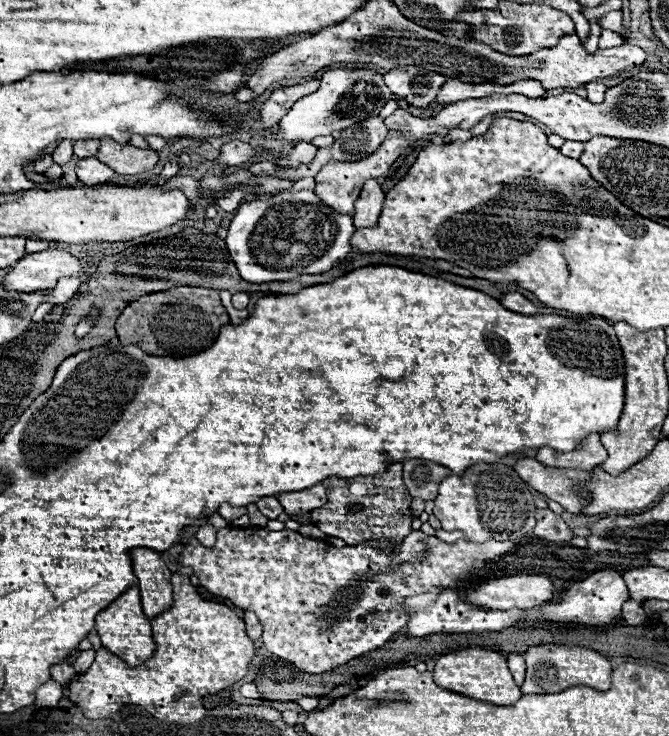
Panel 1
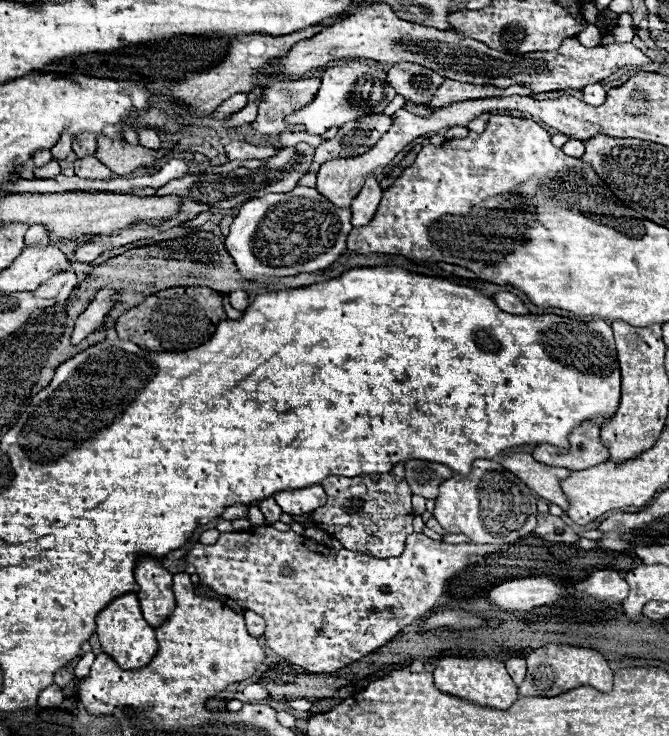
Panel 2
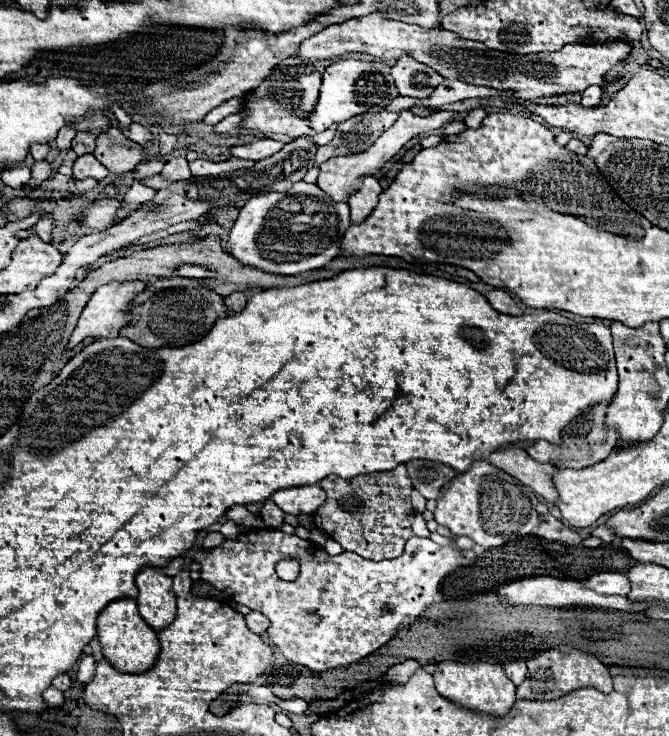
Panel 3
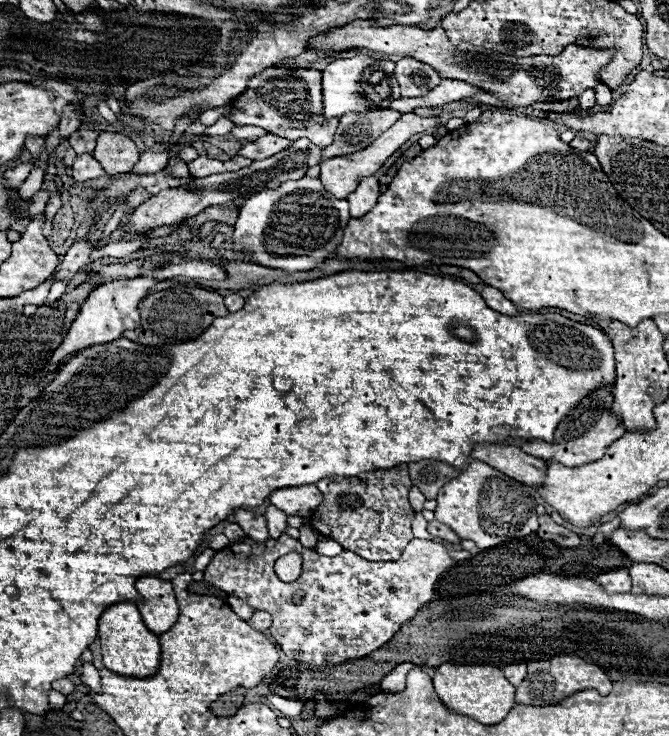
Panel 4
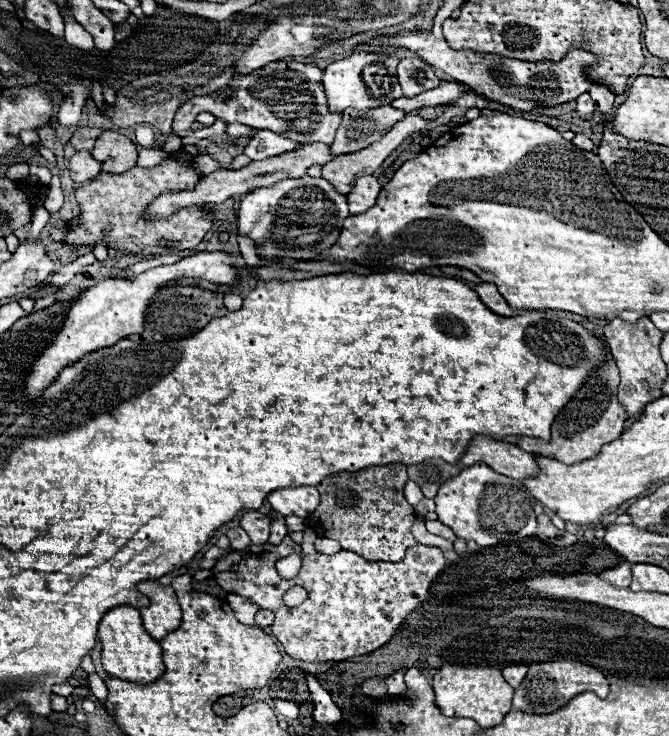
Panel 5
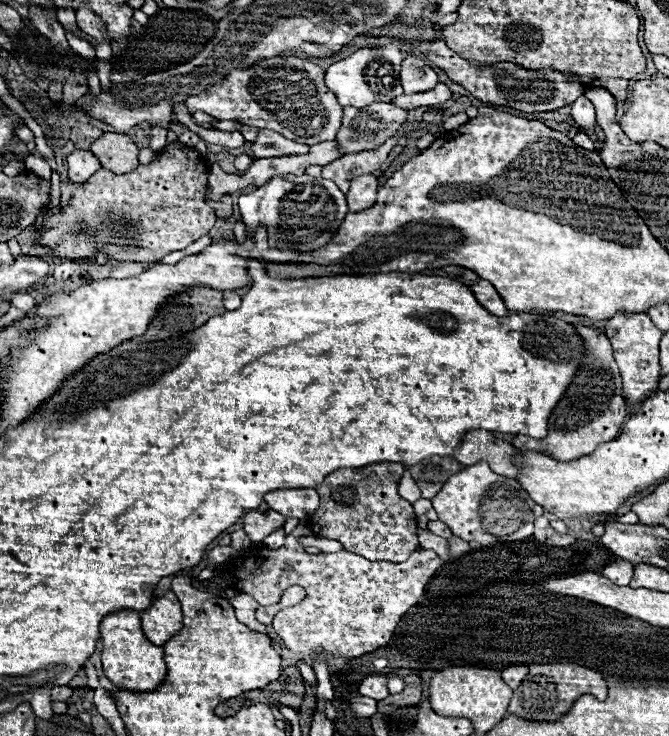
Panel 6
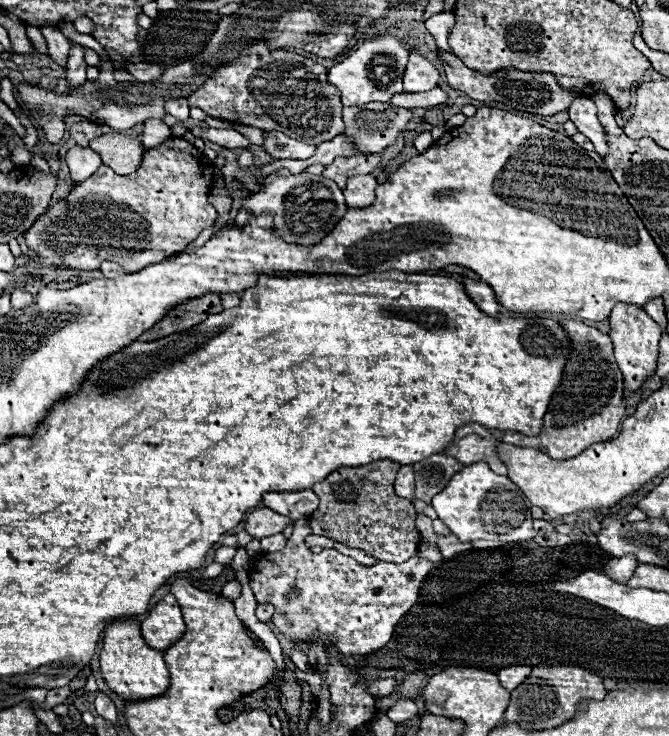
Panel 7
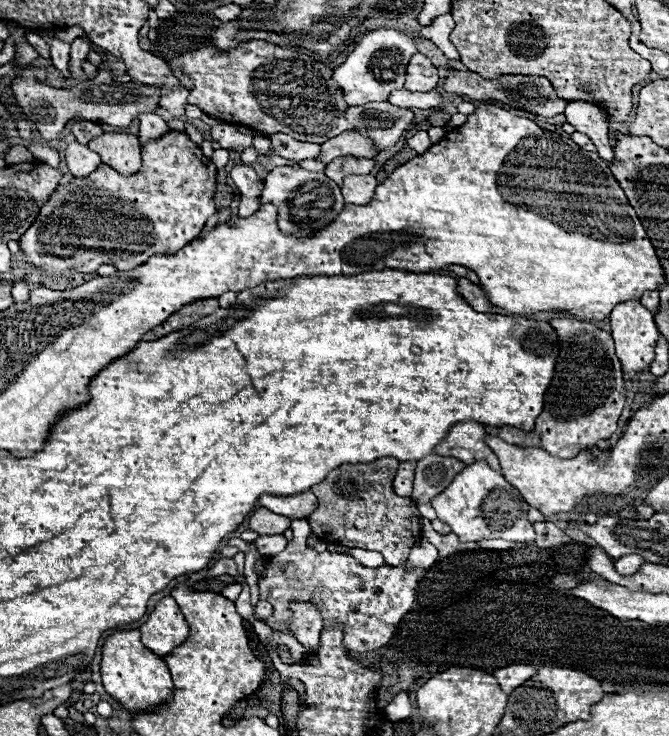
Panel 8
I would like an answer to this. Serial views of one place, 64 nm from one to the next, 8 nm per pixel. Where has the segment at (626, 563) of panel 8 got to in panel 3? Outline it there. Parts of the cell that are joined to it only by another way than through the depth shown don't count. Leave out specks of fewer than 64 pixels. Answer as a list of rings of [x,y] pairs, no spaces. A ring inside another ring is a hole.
[[[622,572],[594,574],[590,580],[586,580],[586,586],[590,586],[596,592],[602,592],[602,594],[626,596],[630,592],[630,582],[628,582],[626,574],[622,574]]]

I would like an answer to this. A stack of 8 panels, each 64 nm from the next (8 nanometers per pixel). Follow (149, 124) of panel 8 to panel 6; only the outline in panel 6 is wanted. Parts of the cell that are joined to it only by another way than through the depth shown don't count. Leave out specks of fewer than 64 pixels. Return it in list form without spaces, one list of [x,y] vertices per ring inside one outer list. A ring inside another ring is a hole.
[[[150,124],[150,130],[148,130],[148,148],[152,150],[162,150],[162,146],[166,146],[166,140],[168,140],[168,130],[162,128],[162,126],[154,126]]]

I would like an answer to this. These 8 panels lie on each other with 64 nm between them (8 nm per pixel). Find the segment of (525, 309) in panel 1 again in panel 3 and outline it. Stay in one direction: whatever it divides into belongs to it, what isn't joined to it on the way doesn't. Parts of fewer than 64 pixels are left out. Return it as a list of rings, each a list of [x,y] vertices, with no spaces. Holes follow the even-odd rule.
[[[490,290],[484,296],[492,304],[492,308],[498,310],[498,312],[502,312],[502,314],[510,314],[510,316],[520,316],[522,314],[522,310],[514,302],[514,298],[508,292],[504,292],[504,290]]]

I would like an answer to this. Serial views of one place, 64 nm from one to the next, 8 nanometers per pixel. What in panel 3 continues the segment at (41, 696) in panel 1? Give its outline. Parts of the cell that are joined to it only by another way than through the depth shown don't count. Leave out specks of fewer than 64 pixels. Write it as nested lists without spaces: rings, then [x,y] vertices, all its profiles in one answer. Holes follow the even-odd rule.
[[[48,688],[44,692],[44,700],[48,702],[50,708],[58,708],[58,706],[64,704],[64,694],[60,690],[56,690],[56,688]]]

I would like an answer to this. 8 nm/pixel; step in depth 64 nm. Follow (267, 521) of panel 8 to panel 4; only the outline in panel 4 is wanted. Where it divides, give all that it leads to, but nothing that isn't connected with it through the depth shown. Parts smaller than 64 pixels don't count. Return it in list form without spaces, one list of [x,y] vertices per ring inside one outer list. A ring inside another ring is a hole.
[[[236,510],[234,514],[236,514],[236,522],[248,534],[248,538],[252,538],[254,542],[266,542],[268,540],[268,528],[266,528],[264,516],[252,514],[248,510]]]

